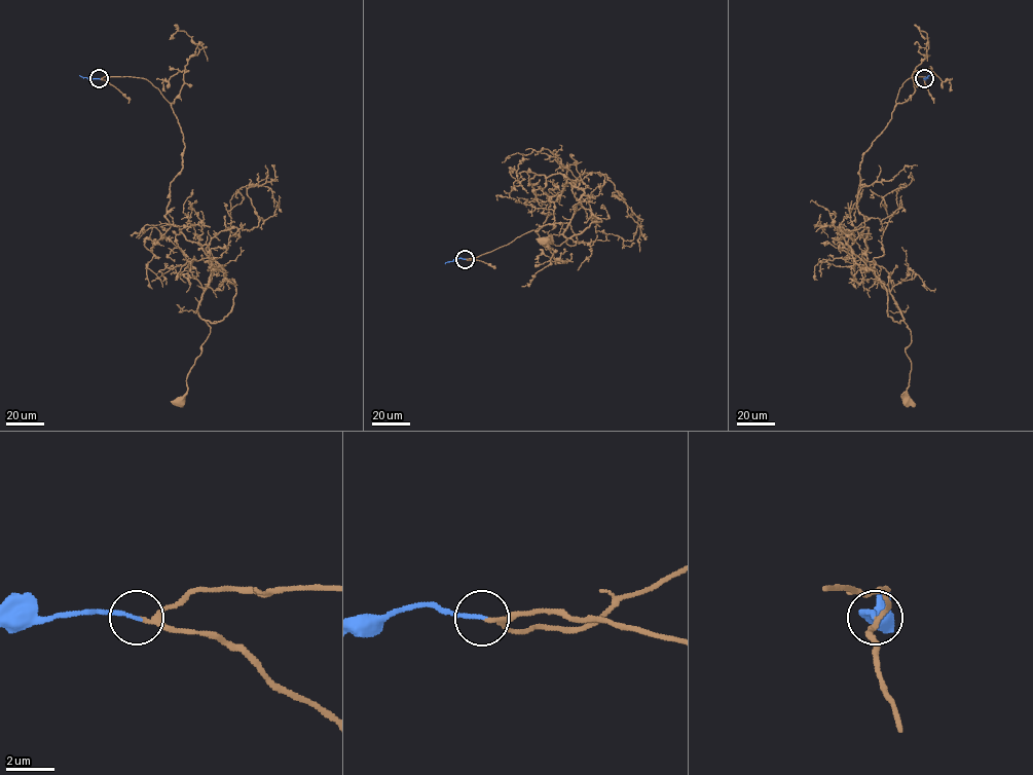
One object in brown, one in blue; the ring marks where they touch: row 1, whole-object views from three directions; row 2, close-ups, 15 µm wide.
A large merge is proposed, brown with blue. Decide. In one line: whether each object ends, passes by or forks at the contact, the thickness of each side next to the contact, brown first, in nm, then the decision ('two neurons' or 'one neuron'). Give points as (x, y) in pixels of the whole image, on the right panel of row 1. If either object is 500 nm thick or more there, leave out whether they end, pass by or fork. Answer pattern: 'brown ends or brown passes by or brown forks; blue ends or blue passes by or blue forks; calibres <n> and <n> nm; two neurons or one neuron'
brown passes by; blue ends; calibres 130 and 170 nm; one neuron

